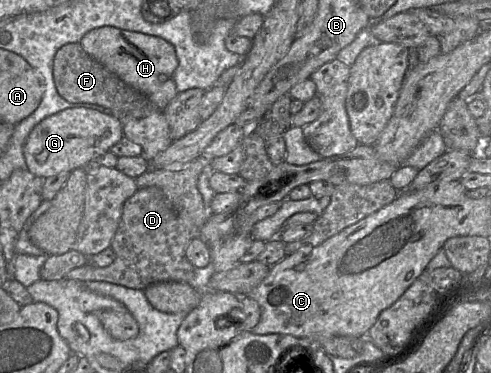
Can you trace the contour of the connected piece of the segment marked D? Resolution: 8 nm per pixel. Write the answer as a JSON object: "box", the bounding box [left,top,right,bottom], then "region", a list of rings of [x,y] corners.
{"box":[65,187,200,290],"region":[[[158,187],[138,189],[124,204],[117,232],[111,242],[116,254],[112,264],[98,267],[91,264],[75,268],[68,272],[65,279],[80,281],[105,281],[132,289],[145,290],[148,286],[164,281],[190,282],[194,277],[195,267],[186,257],[186,248],[191,241],[200,236],[197,227],[185,227],[176,212]]]}

